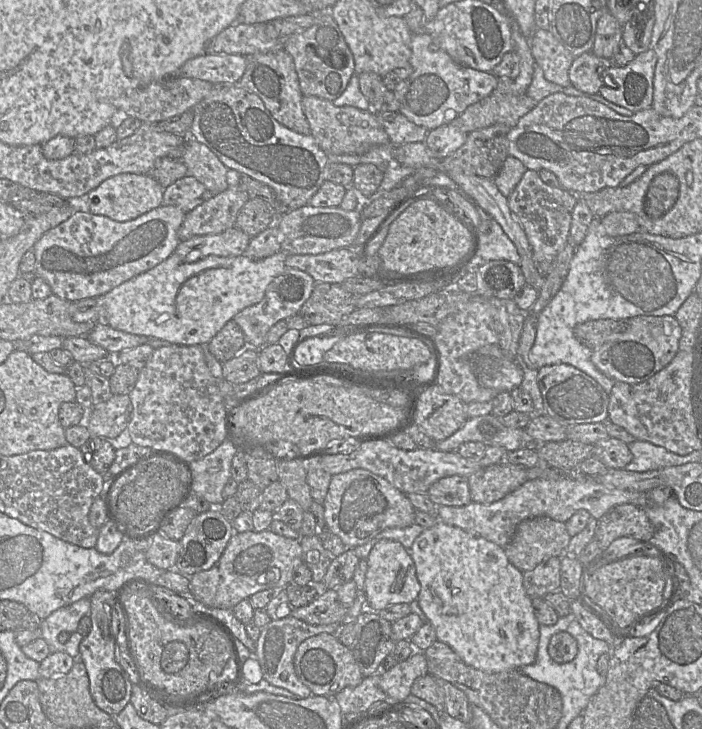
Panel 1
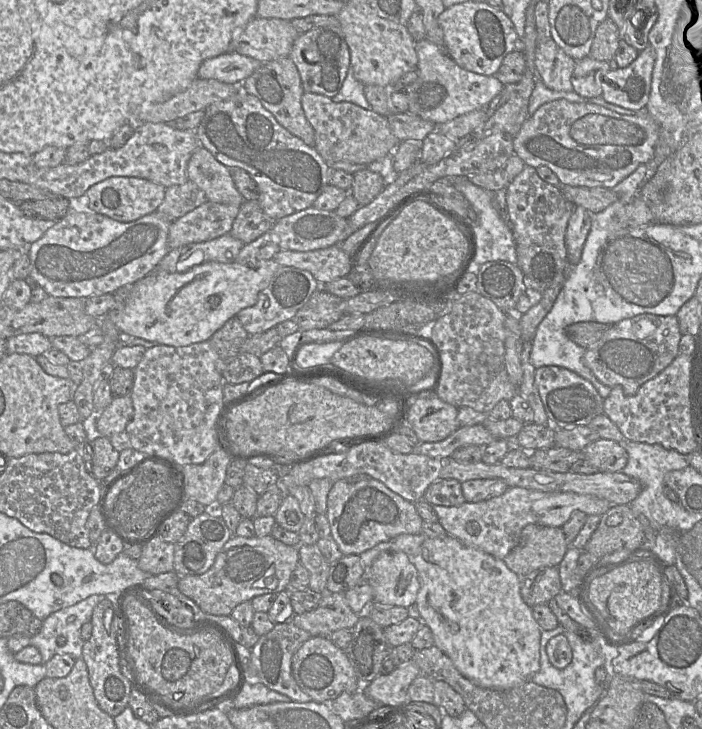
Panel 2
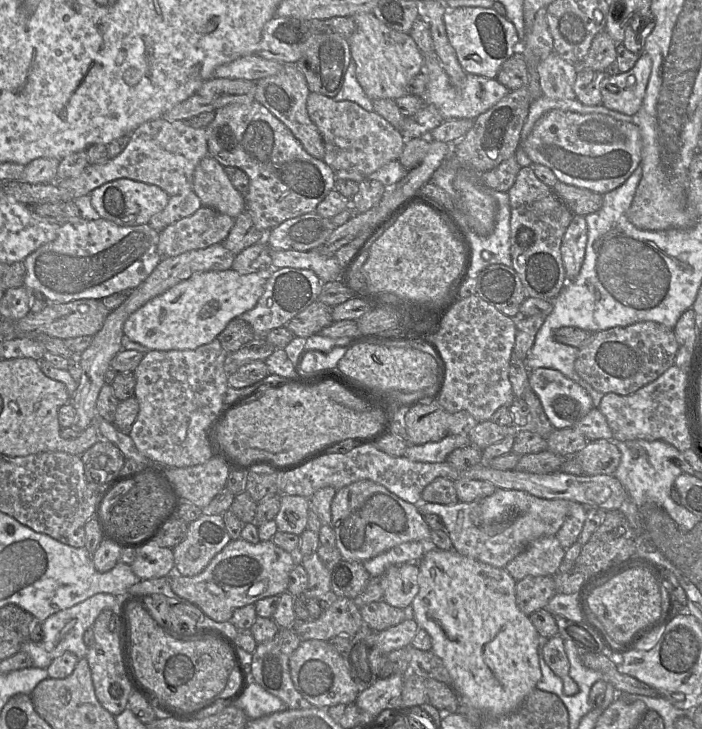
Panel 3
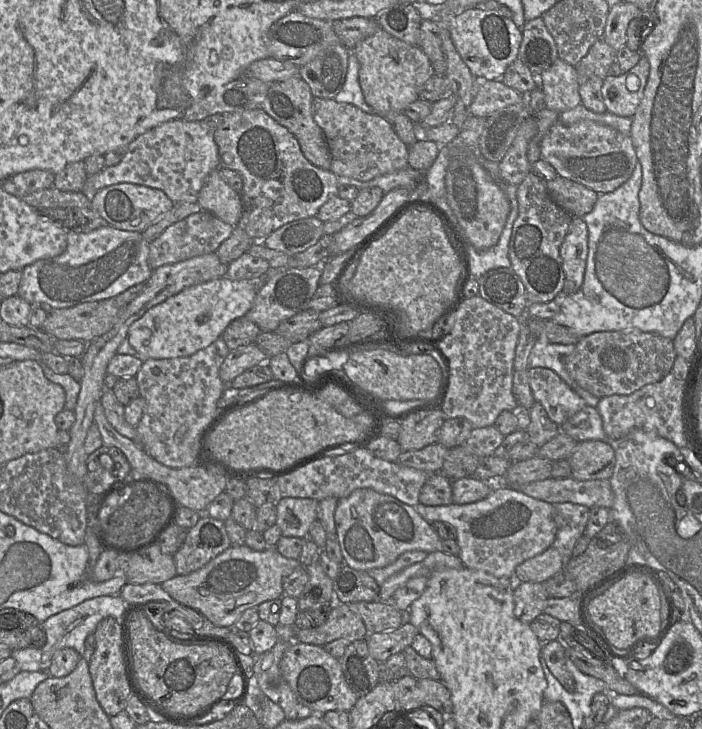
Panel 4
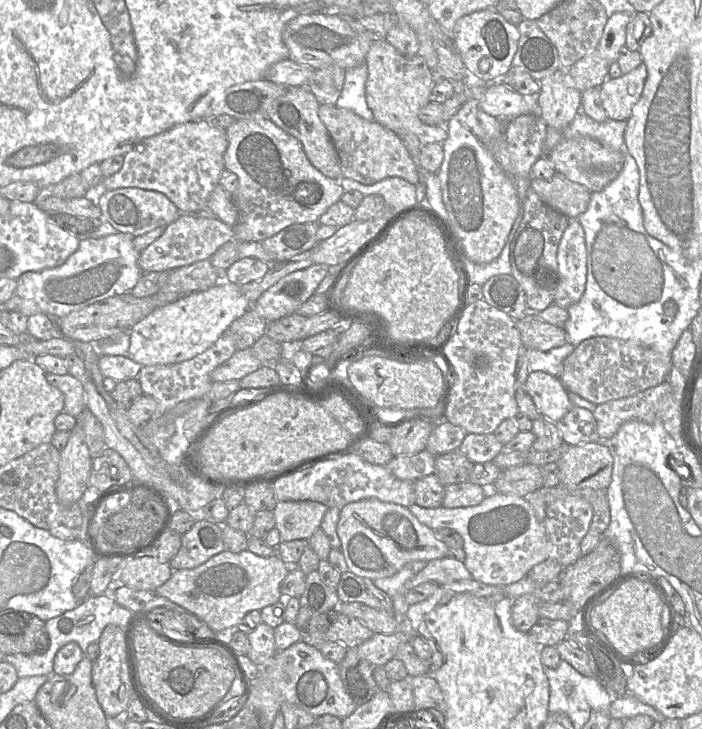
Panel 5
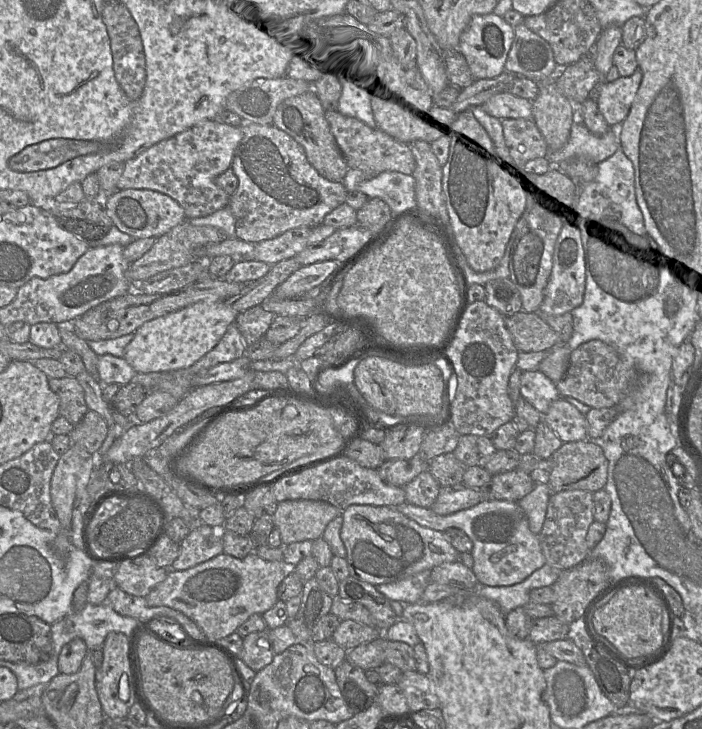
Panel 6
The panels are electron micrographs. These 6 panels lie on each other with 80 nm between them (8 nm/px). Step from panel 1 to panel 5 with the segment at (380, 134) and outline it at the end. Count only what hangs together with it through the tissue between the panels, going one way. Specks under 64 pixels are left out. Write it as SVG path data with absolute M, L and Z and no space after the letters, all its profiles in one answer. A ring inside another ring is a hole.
M319 105L318 116L326 126L337 150L342 177L364 185L374 184L387 177L399 177L413 185L419 182L417 168L407 148L390 129L336 105Z

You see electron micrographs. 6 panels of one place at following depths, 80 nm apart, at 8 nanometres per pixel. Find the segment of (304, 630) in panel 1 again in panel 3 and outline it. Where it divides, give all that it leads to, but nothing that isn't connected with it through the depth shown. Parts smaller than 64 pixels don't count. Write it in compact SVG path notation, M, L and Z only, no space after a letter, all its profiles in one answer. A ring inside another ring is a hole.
M279 629L271 640L257 645L250 664L251 680L282 700L291 710L305 710L313 707L295 689L290 676L289 658L301 642L302 640L291 629Z

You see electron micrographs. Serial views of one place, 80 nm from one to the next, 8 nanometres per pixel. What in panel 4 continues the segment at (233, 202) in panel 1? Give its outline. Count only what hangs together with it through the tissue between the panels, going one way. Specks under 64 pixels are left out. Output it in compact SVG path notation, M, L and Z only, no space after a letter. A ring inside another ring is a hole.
M202 210L169 226L159 237L149 243L148 263L152 270L167 264L214 253L233 232L234 227L212 213Z

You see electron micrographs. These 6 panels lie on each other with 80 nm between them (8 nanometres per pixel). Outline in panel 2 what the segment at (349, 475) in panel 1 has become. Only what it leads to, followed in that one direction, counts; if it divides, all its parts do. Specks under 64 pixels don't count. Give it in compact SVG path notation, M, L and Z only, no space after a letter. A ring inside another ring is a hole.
M357 474L334 482L327 497L326 517L331 535L343 555L360 555L401 534L422 533L423 519L414 503L367 474Z

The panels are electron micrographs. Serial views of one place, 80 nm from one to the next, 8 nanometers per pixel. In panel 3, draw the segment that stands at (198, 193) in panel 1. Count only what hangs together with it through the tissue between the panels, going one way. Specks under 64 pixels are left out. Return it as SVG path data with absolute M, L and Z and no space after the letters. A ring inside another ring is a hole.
M184 191L181 194L170 196L167 206L155 214L149 221L149 225L161 232L165 227L176 221L195 213L202 206L202 202L193 191Z

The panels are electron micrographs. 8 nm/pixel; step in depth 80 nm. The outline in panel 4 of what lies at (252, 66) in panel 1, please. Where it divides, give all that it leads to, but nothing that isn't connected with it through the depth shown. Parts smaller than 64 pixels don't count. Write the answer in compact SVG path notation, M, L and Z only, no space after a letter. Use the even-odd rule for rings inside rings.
M298 75L284 81L270 83L261 108L297 138L301 152L311 164L323 170L330 170L331 154L324 133L312 116L313 98L308 84Z

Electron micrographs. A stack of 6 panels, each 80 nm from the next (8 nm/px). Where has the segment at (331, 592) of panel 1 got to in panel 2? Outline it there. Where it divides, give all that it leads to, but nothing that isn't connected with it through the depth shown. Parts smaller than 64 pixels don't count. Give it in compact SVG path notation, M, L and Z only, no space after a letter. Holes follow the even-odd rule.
M324 592L318 607L304 614L295 614L292 623L312 636L329 636L340 629L353 629L359 619L347 605L344 594Z

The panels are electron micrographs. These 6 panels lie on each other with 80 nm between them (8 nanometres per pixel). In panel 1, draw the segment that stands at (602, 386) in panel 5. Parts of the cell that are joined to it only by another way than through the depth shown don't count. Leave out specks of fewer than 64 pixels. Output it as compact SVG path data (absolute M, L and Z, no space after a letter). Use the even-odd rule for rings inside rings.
M636 316L629 319L622 319L627 321L628 327L627 329L619 334L613 334L607 338L607 340L597 349L593 350L591 353L591 361L593 364L607 377L615 380L615 381L622 381L629 384L636 384L643 382L650 378L652 375L663 369L666 365L670 363L670 361L674 358L676 353L679 350L679 340L682 334L682 328L677 321L675 316Z

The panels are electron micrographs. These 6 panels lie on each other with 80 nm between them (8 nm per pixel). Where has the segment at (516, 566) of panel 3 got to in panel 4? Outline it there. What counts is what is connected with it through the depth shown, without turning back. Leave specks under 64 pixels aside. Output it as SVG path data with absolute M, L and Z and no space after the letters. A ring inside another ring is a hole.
M551 546L518 565L514 578L521 582L545 583L564 569L566 561L561 553L554 546Z

